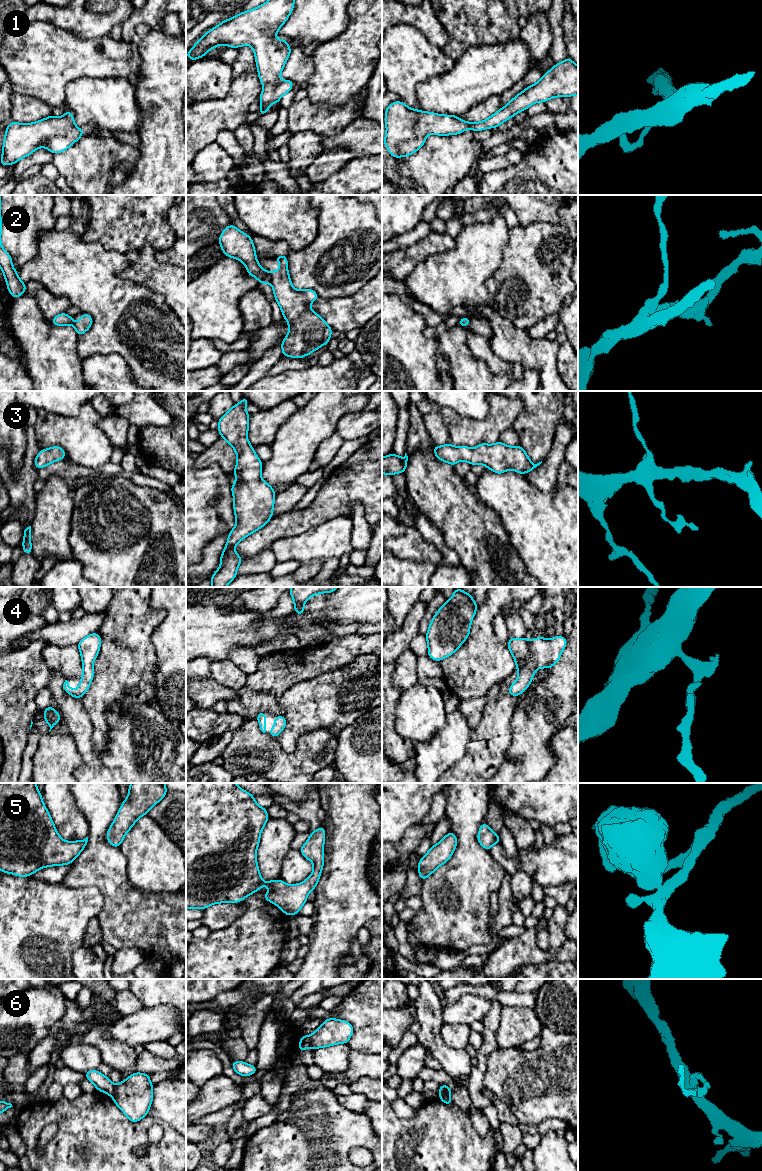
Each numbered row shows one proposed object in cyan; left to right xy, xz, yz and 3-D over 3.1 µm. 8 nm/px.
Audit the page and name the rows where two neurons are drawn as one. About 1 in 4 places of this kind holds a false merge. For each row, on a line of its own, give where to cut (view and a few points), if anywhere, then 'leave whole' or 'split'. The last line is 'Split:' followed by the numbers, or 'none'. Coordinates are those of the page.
1: cut none; leave whole
2: cut xz (267, 272), (271, 280); split
3: cut none; leave whole
4: cut none; leave whole
5: cut none; leave whole
6: cut xz (309, 1036), (309, 1044), (311, 1046); split
Split: 2, 6

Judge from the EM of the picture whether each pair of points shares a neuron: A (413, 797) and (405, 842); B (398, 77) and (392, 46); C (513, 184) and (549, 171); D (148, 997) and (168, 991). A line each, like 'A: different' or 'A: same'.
A: different
B: same
C: same
D: same

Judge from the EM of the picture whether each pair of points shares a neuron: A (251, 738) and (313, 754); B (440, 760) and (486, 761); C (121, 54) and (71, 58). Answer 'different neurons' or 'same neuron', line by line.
A: same neuron
B: different neurons
C: same neuron

